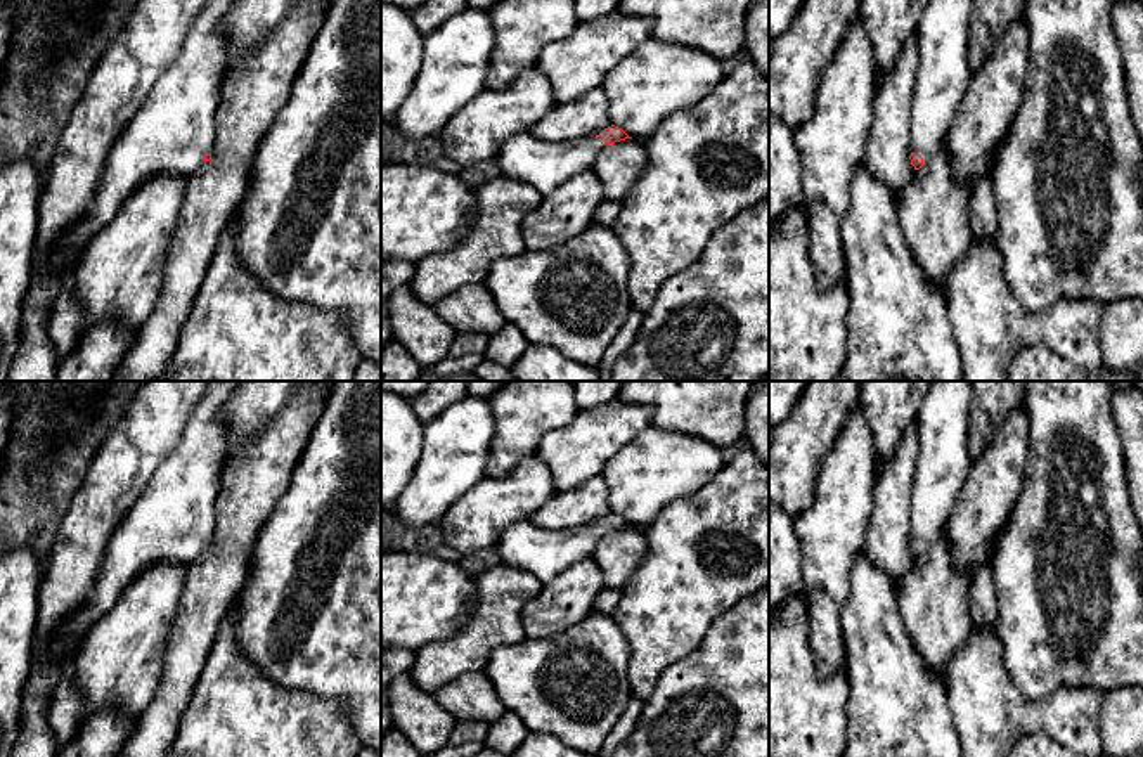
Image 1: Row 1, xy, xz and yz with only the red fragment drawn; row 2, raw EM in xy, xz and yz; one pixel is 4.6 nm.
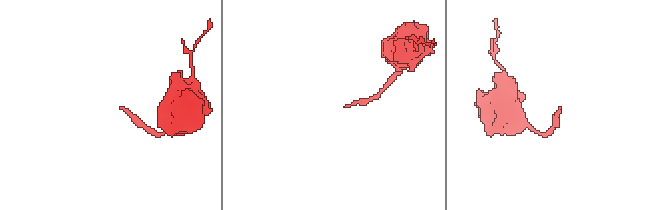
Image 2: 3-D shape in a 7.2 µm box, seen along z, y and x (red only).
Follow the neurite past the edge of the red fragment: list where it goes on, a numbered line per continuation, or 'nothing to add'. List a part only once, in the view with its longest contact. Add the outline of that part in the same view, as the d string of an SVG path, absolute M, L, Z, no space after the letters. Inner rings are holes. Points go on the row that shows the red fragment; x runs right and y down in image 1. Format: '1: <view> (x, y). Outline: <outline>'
1: yz (942, 38). Outline: M928 0L918 24L916 47L920 69L913 94L911 152L923 158L923 166L944 144L961 100L968 90L970 73L970 21L973 0Z

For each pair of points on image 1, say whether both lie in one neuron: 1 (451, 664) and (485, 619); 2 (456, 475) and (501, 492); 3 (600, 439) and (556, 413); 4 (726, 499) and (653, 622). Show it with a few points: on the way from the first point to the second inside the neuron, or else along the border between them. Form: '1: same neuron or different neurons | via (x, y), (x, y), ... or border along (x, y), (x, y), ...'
1: same neuron | via (461, 653), (485, 629)
2: different neurons | border along (485, 475), (447, 510)
3: different neurons | border along (581, 411), (567, 425), (553, 428), (537, 446)
4: same neuron | via (702, 530), (691, 544), (691, 574), (678, 591)

